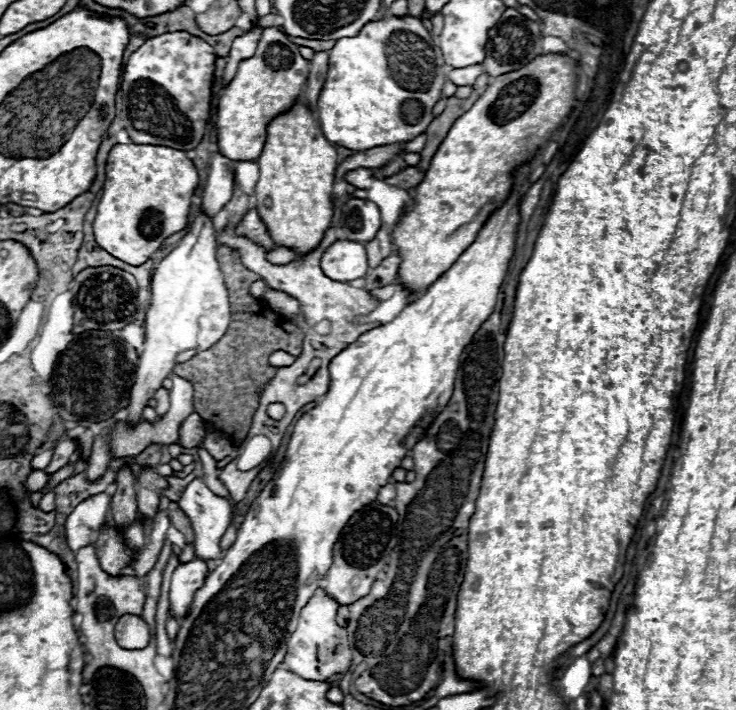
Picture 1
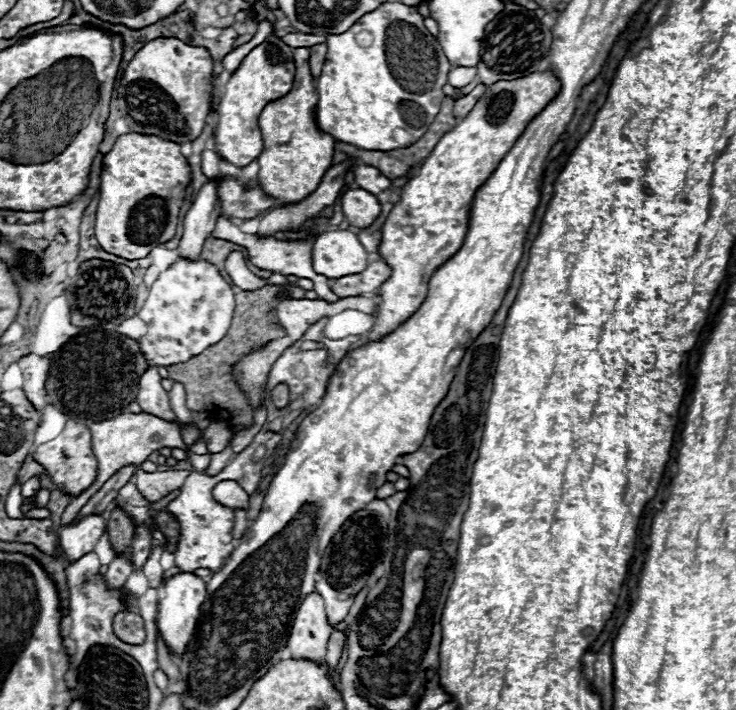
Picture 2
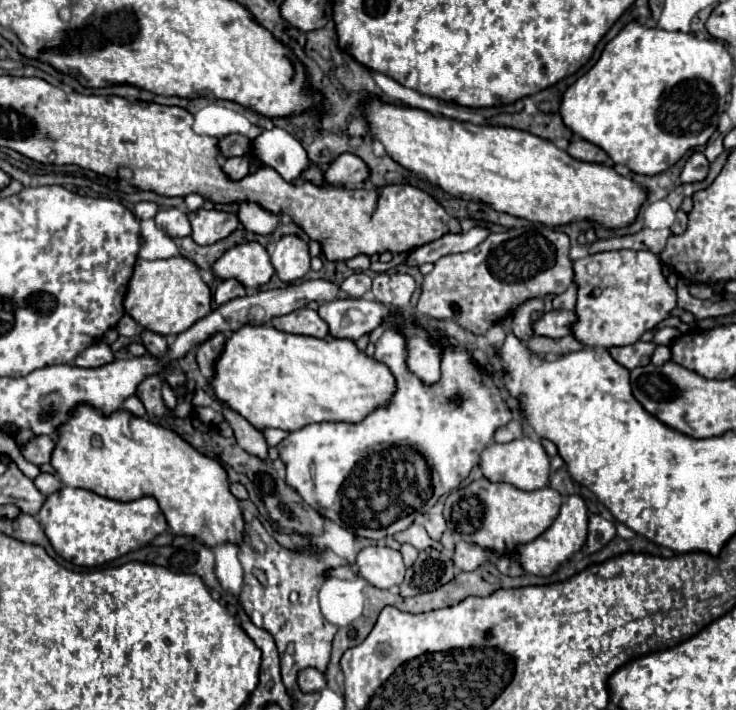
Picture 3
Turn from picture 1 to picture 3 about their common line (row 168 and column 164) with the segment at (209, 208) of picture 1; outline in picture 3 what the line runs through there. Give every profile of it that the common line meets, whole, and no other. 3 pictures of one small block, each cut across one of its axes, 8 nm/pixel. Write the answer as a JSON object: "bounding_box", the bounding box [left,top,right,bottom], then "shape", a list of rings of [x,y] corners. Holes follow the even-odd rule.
{"bounding_box":[154,208,190,238],"shape":[[[168,208],[168,210],[158,210],[154,216],[156,226],[166,232],[170,238],[182,238],[190,236],[190,222],[186,212],[178,208]]]}

